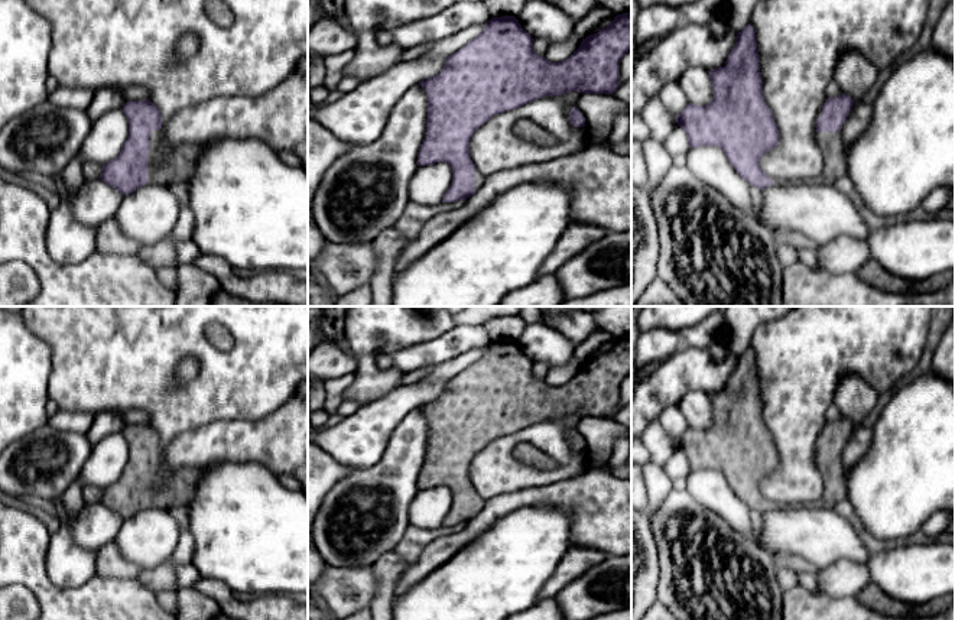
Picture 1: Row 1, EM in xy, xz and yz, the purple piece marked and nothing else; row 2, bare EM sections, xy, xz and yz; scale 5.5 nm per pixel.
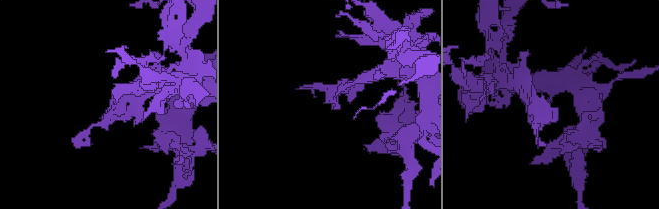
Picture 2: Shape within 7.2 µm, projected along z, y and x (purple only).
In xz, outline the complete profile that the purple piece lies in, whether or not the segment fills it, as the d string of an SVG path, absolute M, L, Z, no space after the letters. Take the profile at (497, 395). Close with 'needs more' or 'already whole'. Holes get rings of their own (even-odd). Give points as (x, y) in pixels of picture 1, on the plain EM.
M631 337L617 338L605 353L582 363L579 371L561 386L536 379L533 366L514 340L493 341L477 361L446 382L438 399L419 406L428 419L428 447L418 487L445 486L451 490L452 506L442 526L467 523L483 510L485 500L470 480L470 464L493 439L572 415L613 418L620 410L621 382L631 373Z | needs more

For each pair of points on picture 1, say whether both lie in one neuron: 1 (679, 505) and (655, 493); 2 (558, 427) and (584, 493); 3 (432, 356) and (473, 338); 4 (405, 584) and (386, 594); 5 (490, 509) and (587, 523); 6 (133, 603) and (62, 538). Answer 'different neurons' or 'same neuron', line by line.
1: different neurons
2: different neurons
3: same neuron
4: different neurons
5: same neuron
6: different neurons

